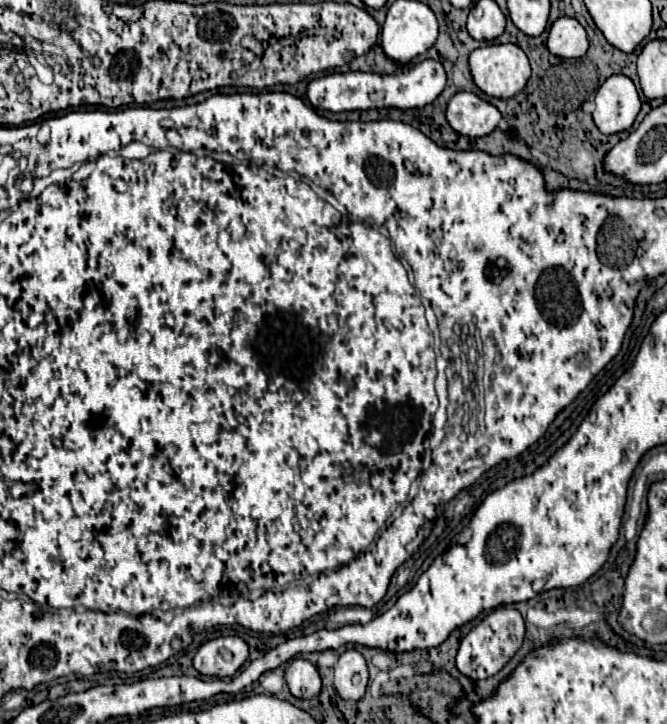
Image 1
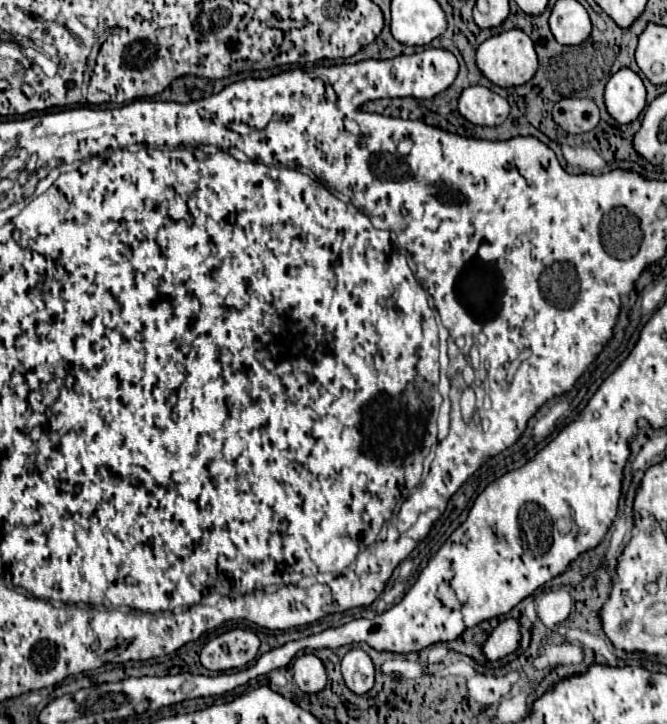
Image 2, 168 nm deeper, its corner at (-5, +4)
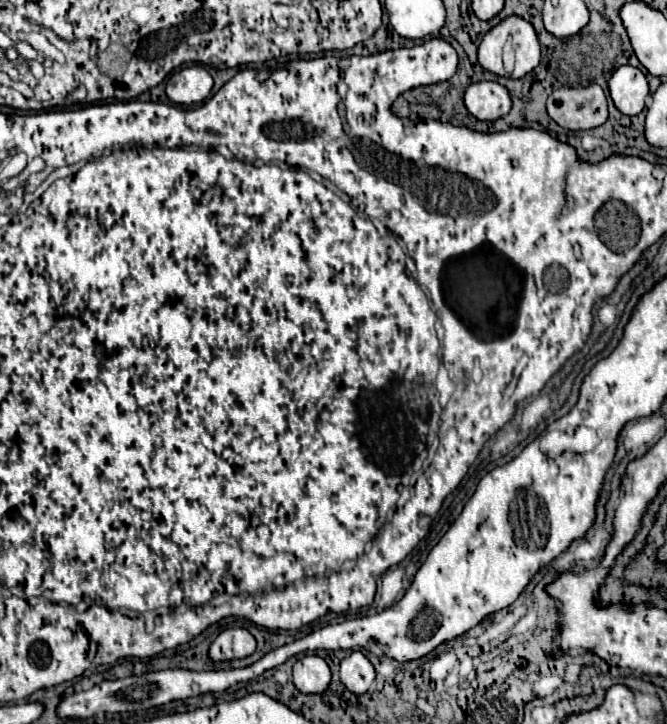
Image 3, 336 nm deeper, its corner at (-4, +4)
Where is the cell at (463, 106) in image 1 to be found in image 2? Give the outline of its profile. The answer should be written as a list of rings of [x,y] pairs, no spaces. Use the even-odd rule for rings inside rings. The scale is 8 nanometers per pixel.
[[[469,86],[459,98],[459,112],[473,124],[497,126],[509,116],[509,102],[485,86]]]

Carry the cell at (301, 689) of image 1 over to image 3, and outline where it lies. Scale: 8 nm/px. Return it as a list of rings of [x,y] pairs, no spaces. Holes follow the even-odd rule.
[[[304,656],[294,664],[294,686],[304,692],[324,692],[330,684],[330,668],[320,656]]]

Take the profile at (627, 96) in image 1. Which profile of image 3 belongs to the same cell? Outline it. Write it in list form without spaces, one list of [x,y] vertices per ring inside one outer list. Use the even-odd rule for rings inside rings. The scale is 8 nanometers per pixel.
[[[620,66],[608,80],[610,96],[614,106],[626,114],[636,116],[644,110],[644,102],[648,96],[648,80],[634,66]]]

